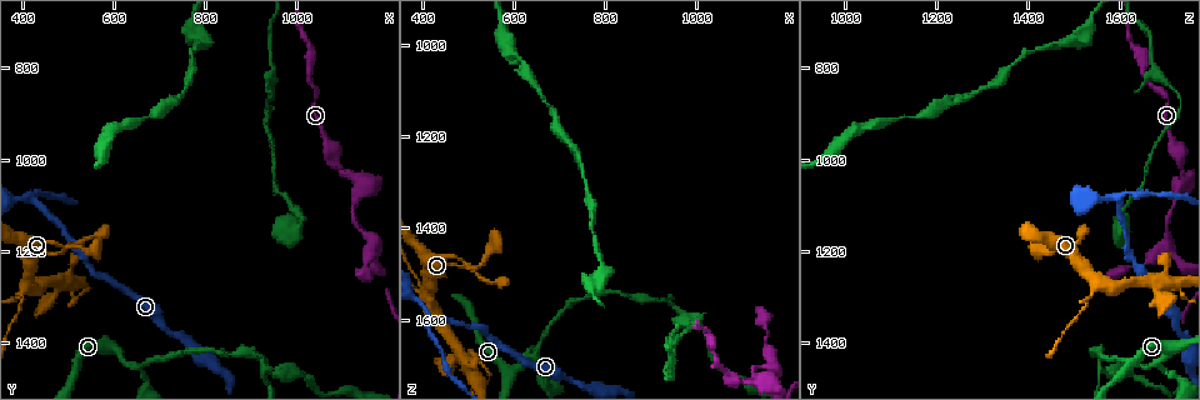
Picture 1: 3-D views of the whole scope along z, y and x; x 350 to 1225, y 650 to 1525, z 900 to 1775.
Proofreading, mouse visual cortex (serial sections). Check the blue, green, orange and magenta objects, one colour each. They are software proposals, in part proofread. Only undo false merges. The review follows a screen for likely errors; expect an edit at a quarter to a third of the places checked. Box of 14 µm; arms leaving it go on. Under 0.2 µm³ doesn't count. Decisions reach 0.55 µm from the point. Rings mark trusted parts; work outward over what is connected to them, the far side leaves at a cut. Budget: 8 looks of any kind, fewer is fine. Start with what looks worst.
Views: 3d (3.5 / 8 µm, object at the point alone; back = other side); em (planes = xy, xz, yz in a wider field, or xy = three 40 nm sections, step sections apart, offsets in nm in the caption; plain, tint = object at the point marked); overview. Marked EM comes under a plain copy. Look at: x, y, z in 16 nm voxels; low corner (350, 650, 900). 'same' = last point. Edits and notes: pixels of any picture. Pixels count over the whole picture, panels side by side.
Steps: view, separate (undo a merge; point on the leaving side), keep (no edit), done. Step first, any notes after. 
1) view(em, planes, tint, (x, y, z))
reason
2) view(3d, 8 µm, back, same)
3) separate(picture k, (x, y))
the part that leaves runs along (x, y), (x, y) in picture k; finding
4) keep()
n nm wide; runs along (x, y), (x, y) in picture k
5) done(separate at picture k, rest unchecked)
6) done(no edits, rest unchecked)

view(3d, 8 µm, (510, 1185, 1485))
abrupt turn

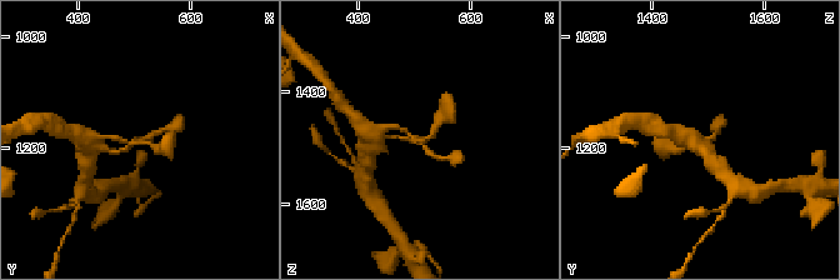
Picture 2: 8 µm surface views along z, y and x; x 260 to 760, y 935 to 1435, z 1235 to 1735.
view(3d, 3.5 µm, (510, 1185, 1480))

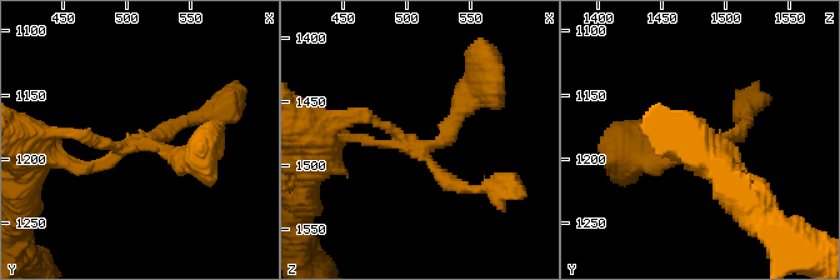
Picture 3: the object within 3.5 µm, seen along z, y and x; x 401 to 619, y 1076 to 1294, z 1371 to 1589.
view(em, xy, step 3, tint, (516, 1190, 1486))

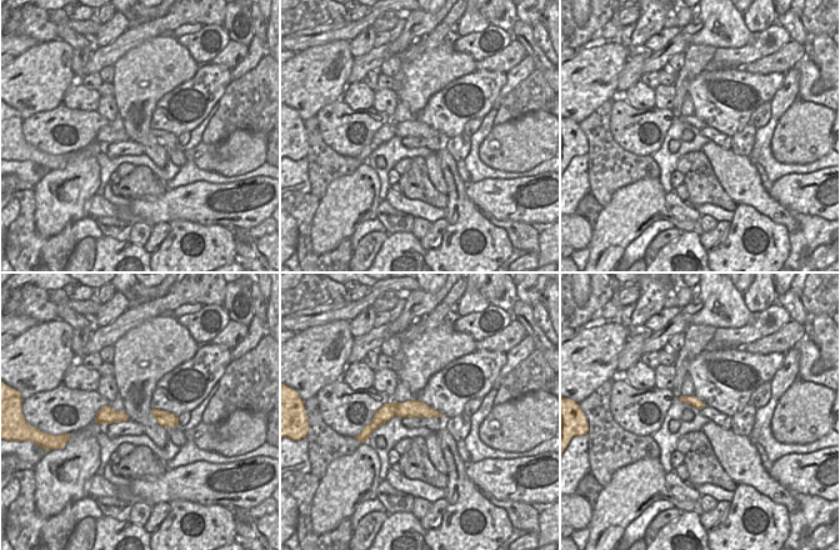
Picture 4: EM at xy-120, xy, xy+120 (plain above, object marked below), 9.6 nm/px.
keep()
runs along (75, 133), (198, 155) in picture 3; continuous, no second cell

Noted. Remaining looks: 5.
view(3d, 3.5 µm, (640, 1450, 1675))
a fork

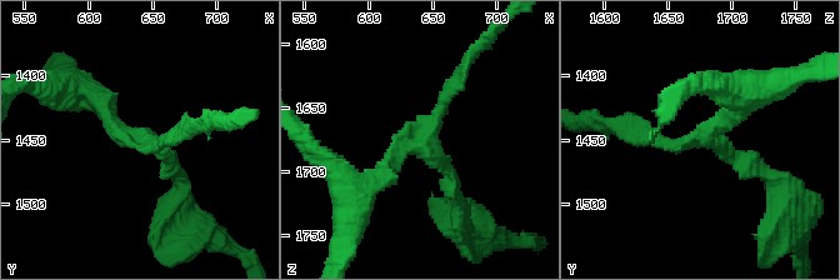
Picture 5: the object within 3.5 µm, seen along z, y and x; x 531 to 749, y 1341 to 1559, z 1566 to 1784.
view(em, xy, step 2, tint, (640, 1450, 1684))
3 arms; arms of 150, 200, 250 nm

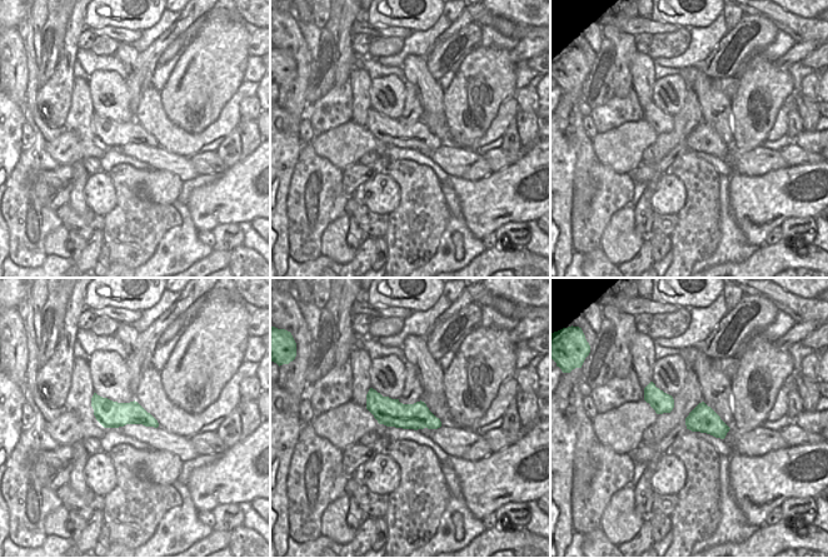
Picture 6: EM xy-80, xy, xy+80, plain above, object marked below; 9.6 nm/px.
keep()
260 nm wide; runs along (372, 392), (390, 412), (437, 424) in picture 6; all the same cell

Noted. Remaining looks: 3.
view(3d, 3.5 µm, (930, 1450, 1565))
calibre changes

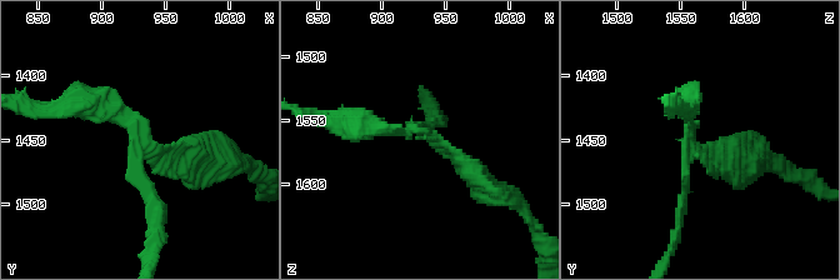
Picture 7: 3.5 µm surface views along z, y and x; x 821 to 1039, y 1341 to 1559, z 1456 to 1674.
view(em, xy, step 1, tint, (934, 1456, 1560))
3 arms; arms of 150, 200, 250 nm; need the tissue

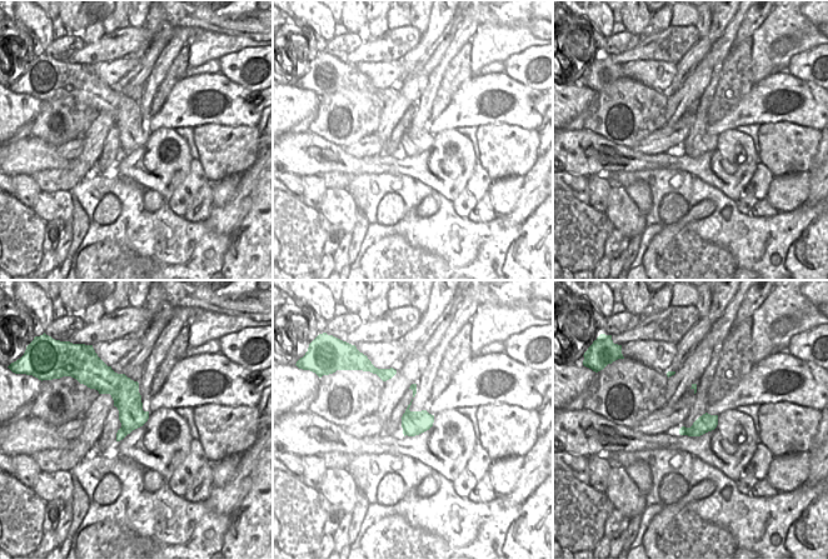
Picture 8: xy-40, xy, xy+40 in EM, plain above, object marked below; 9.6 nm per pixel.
separate(picture 7, (683, 200))
a second cell is stuck on

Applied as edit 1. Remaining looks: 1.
done(separate at picture 7, rest unchecked)

